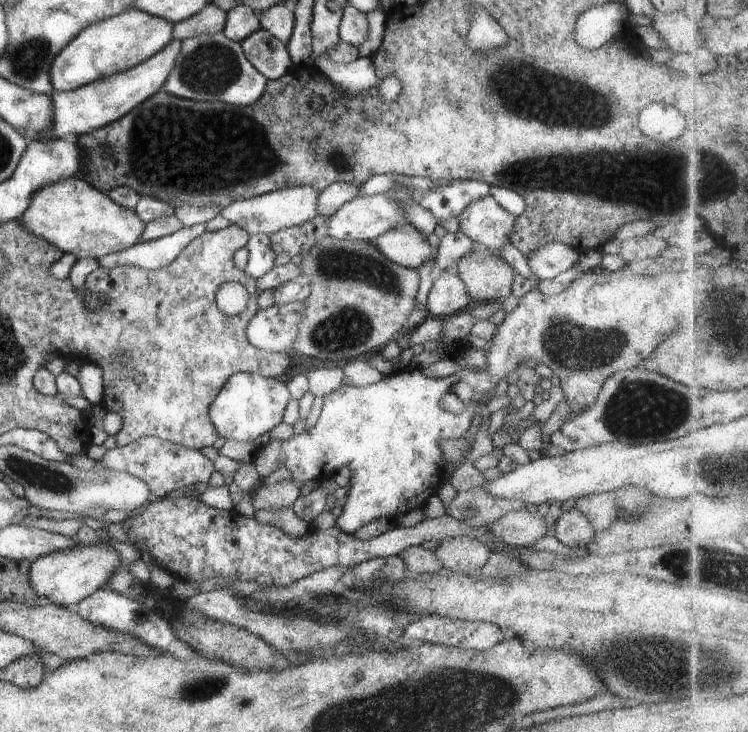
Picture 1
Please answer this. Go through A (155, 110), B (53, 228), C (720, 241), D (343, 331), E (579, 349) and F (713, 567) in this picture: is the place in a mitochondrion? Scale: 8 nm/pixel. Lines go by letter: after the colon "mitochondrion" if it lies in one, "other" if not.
A: mitochondrion
B: other
C: other
D: mitochondrion
E: mitochondrion
F: mitochondrion

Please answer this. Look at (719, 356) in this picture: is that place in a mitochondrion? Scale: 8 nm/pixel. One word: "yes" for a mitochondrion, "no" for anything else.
yes

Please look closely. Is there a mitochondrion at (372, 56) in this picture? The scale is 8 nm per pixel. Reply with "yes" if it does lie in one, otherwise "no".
no

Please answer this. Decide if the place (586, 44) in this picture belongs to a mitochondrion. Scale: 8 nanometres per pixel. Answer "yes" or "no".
no

